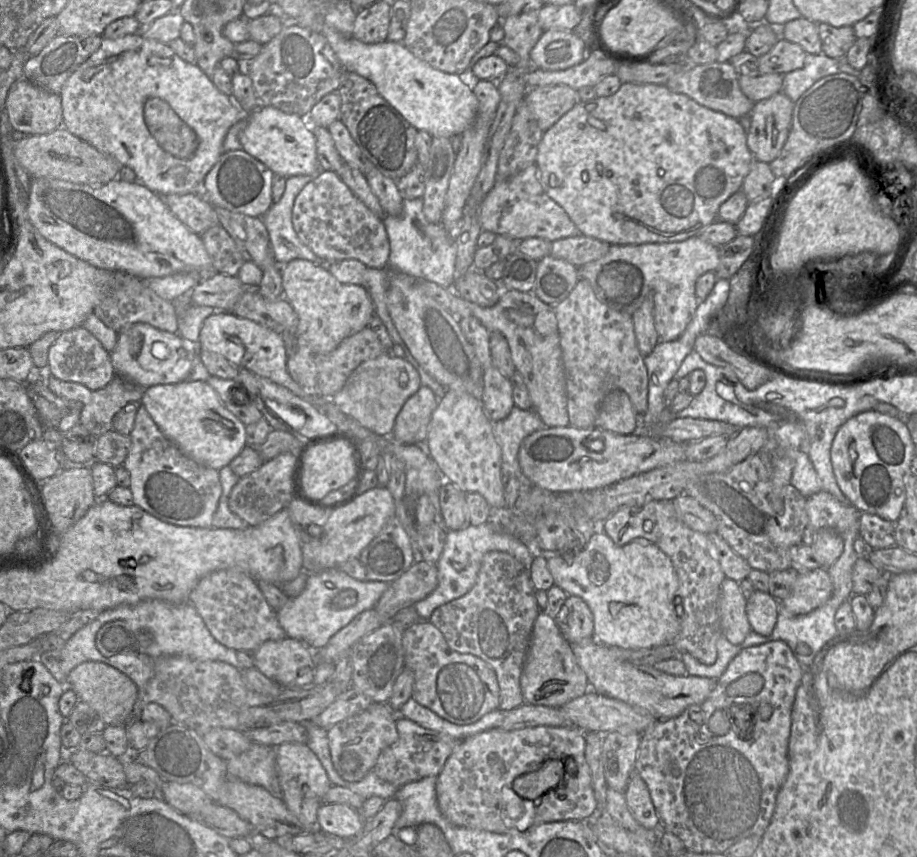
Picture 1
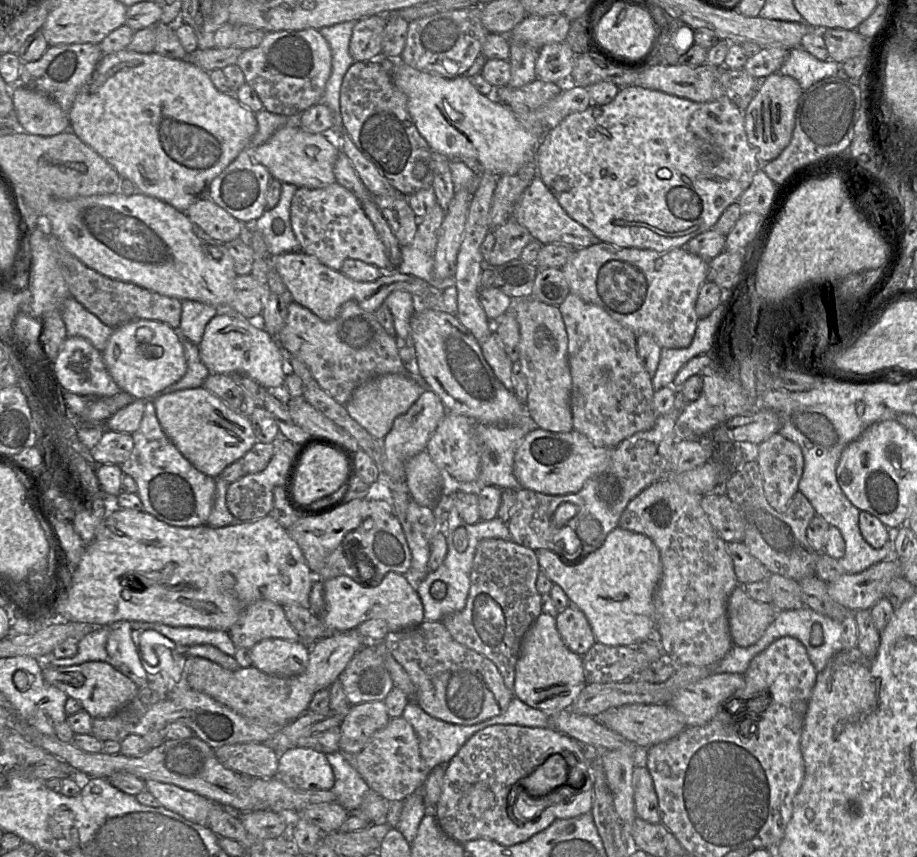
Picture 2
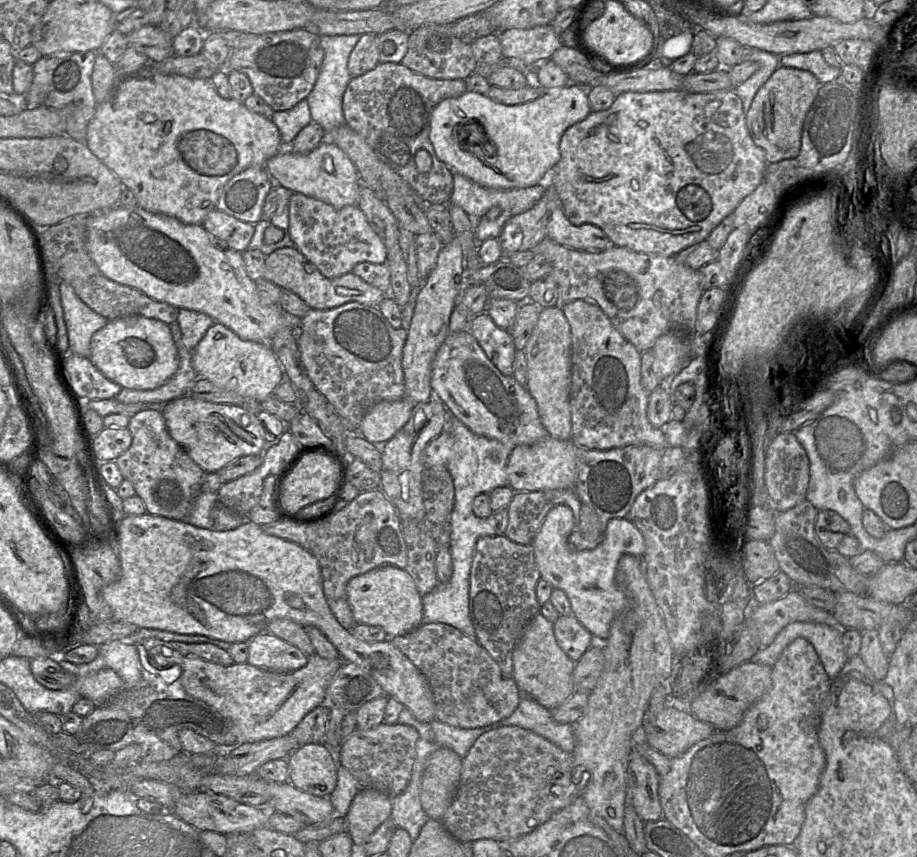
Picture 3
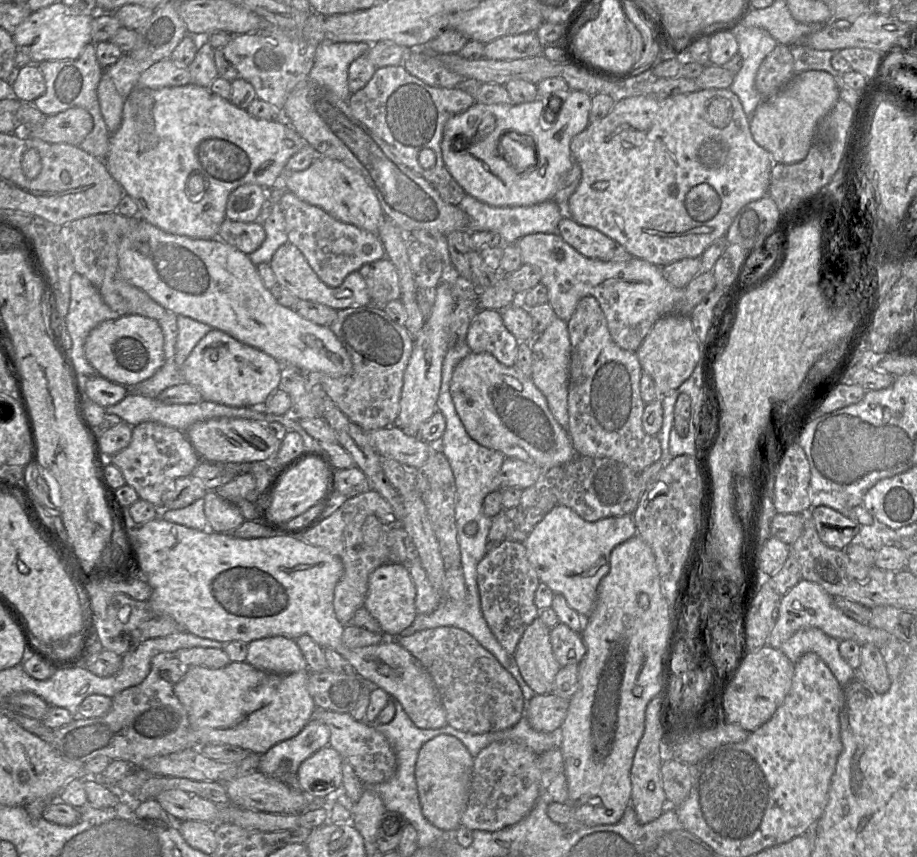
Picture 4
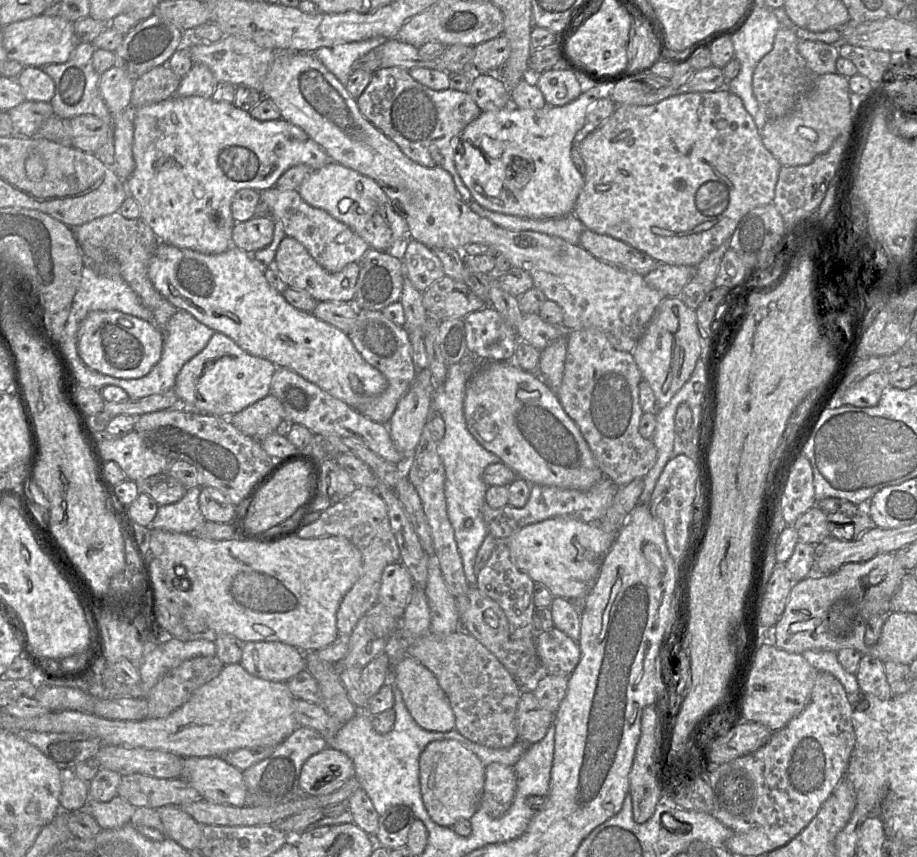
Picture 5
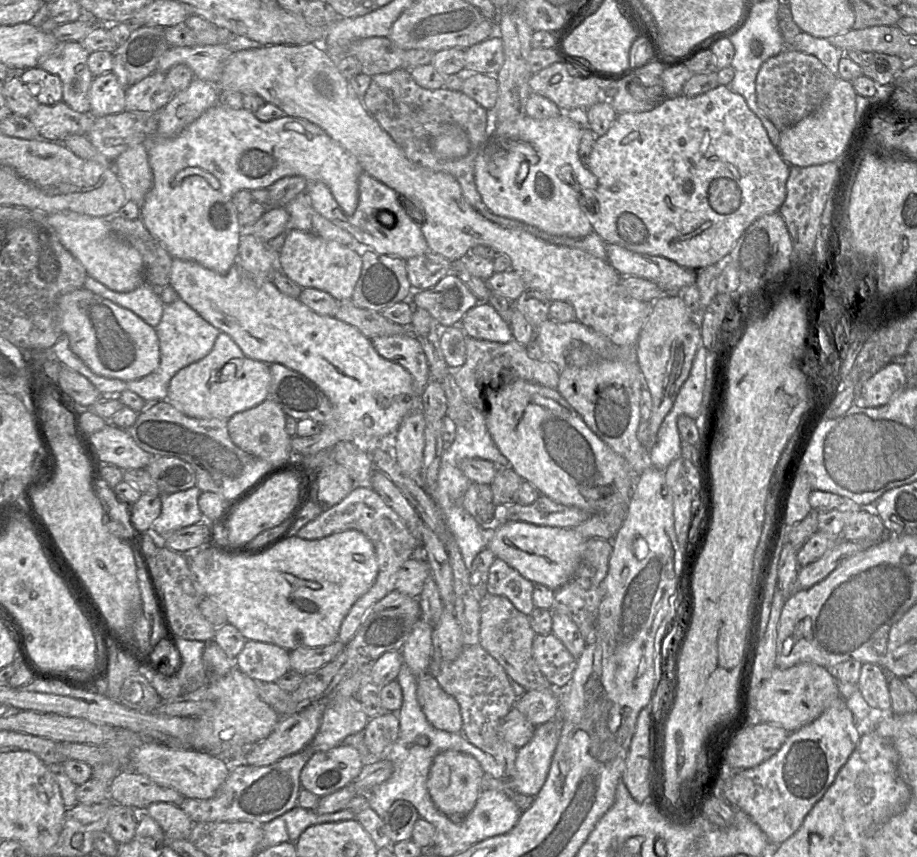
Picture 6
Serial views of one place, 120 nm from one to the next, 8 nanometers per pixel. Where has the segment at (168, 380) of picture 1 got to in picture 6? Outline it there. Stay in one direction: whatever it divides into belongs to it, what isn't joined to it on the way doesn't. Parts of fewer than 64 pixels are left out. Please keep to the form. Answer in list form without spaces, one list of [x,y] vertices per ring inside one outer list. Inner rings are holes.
[[[79,288],[58,301],[58,321],[69,339],[70,349],[94,373],[104,378],[136,380],[160,364],[160,346],[155,328],[132,311]]]

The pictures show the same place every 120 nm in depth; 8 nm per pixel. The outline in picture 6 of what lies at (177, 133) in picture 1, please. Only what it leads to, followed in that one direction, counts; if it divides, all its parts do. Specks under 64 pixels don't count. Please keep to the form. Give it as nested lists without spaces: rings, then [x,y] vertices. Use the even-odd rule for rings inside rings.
[[[216,104],[206,110],[199,118],[188,125],[180,134],[167,138],[153,135],[146,141],[149,165],[153,173],[153,185],[145,199],[140,204],[140,219],[151,235],[157,239],[173,259],[193,261],[218,274],[226,274],[237,263],[239,245],[242,235],[242,226],[238,220],[238,212],[233,204],[233,196],[240,190],[267,189],[276,181],[287,176],[302,176],[309,182],[322,182],[332,192],[333,197],[347,216],[351,216],[359,201],[359,176],[364,173],[357,158],[335,142],[322,128],[301,118],[285,115],[282,118],[263,122],[251,111],[241,108],[232,109]]]

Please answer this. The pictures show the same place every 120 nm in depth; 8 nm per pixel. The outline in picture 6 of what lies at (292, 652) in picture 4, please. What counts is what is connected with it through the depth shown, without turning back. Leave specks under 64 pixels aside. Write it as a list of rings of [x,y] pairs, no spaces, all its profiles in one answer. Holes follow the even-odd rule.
[[[248,640],[236,657],[236,668],[261,682],[276,682],[290,670],[290,652],[274,644]]]

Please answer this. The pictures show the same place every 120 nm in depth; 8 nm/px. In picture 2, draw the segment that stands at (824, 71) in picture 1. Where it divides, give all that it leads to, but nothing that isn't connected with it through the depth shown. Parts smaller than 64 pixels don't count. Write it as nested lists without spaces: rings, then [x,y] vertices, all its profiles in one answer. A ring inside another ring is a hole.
[[[794,47],[778,70],[780,74],[794,78],[803,91],[814,83],[830,76],[836,76],[838,63],[832,59],[819,60],[803,48]]]

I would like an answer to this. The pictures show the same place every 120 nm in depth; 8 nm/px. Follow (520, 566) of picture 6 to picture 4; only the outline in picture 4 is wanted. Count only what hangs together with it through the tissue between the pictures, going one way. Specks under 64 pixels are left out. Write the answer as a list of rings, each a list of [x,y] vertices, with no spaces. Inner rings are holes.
[[[556,506],[543,517],[522,543],[540,582],[545,583],[554,594],[564,596],[572,609],[587,618],[595,606],[598,584],[609,572],[612,550],[636,534],[632,515],[588,522],[569,507]]]

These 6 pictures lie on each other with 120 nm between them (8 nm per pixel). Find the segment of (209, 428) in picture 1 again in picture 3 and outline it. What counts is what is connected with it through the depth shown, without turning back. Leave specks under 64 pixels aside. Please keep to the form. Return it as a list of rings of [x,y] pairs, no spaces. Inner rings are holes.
[[[182,396],[162,407],[169,435],[206,473],[216,473],[234,460],[248,455],[262,455],[267,444],[256,413],[247,406],[215,404]]]

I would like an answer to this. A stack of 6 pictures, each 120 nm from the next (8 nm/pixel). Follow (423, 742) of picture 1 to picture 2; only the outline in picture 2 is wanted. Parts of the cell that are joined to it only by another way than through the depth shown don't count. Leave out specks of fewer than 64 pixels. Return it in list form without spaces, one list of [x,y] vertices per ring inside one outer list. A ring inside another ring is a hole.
[[[402,716],[390,719],[387,726],[377,731],[360,752],[342,754],[362,776],[371,791],[388,802],[403,801],[414,791],[423,789],[428,776],[428,767],[420,755],[418,737]]]

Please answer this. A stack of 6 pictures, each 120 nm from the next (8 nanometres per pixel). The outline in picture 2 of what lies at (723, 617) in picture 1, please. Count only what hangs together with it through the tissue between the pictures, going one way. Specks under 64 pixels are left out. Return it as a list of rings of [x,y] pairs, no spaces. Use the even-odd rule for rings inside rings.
[[[738,585],[730,594],[727,614],[730,633],[735,646],[755,644],[775,620],[778,610],[772,603],[758,602],[750,598]]]

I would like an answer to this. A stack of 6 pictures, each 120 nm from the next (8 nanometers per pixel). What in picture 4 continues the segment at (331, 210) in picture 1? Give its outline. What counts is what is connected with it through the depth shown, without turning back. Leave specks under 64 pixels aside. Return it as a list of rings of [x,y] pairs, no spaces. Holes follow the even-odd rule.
[[[288,191],[281,196],[280,206],[285,217],[288,242],[299,249],[328,287],[339,286],[351,272],[385,257],[384,247],[376,233],[341,222],[320,207],[308,204]]]

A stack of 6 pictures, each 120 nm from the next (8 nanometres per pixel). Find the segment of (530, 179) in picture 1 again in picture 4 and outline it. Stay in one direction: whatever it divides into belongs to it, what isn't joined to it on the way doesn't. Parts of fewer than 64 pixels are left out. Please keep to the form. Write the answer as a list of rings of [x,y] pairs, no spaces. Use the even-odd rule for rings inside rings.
[[[565,216],[557,234],[583,256],[602,261],[628,261],[633,258],[618,242],[592,227],[582,226]]]

